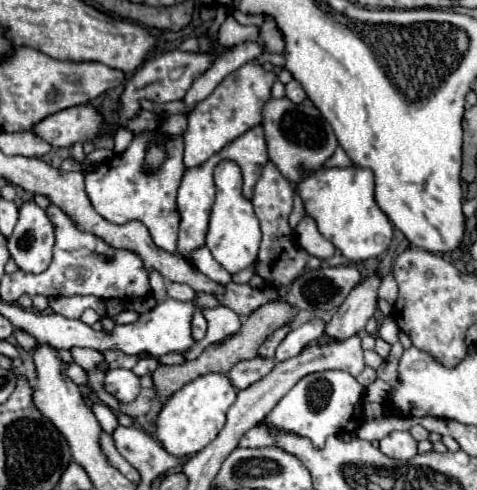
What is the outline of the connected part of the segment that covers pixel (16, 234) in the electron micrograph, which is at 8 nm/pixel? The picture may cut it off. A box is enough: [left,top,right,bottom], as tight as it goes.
[9,201,55,273]

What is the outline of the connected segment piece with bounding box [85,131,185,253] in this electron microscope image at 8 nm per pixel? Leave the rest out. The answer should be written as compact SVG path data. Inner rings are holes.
M139 133L127 151L115 155L111 161L101 163L89 175L85 175L87 195L95 211L111 223L127 223L129 219L141 219L149 229L153 243L169 253L177 253L177 185L185 173L183 165L183 137L165 133ZM153 143L161 143L165 149L165 161L159 169L145 169L145 155Z

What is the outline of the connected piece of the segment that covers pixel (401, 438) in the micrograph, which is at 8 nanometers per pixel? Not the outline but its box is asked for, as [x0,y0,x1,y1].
[381,431,417,459]

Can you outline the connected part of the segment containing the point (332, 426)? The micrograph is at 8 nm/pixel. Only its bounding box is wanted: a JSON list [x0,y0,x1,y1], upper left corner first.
[263,371,365,449]

